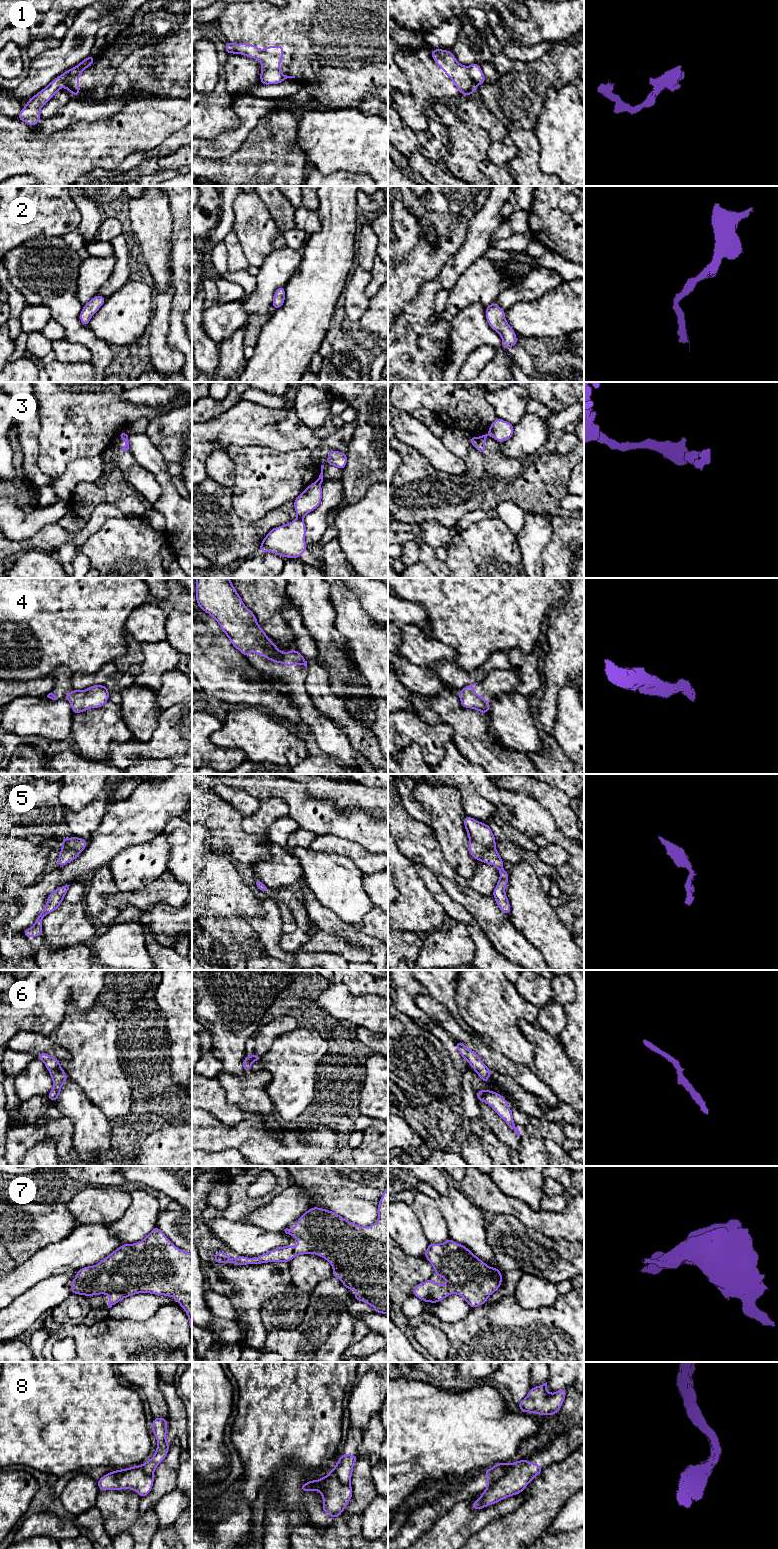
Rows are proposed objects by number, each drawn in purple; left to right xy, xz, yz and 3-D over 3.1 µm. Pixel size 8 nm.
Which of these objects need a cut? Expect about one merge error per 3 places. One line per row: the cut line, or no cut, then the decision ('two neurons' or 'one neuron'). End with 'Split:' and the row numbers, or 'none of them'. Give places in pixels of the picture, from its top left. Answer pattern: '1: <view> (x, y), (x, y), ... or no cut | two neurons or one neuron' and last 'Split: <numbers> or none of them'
1: xy (80, 72), (70, 73), (62, 86) | two neurons
2: no cut | one neuron
3: xz (316, 481), (320, 484) | two neurons
4: no cut | one neuron
5: no cut | one neuron
6: no cut | one neuron
7: no cut | one neuron
8: yz (512, 1463), (509, 1469), (488, 1487) | two neurons
Split: 1, 3, 8

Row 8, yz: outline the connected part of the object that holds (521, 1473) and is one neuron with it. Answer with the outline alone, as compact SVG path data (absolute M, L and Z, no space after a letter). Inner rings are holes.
M528 1459L512 1463L507 1473L498 1481L492 1482L482 1492L481 1497L473 1502L472 1508L479 1510L502 1501L507 1497L521 1493L542 1471L541 1465L530 1463Z

